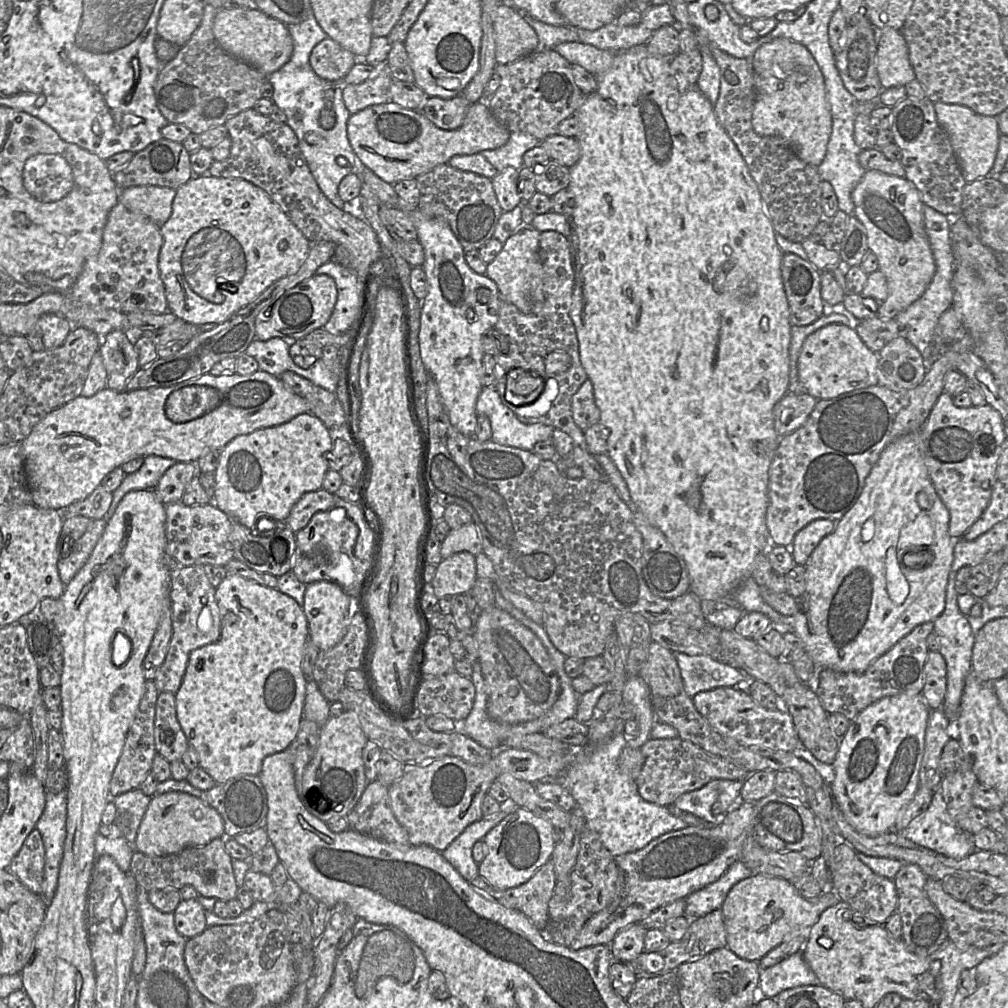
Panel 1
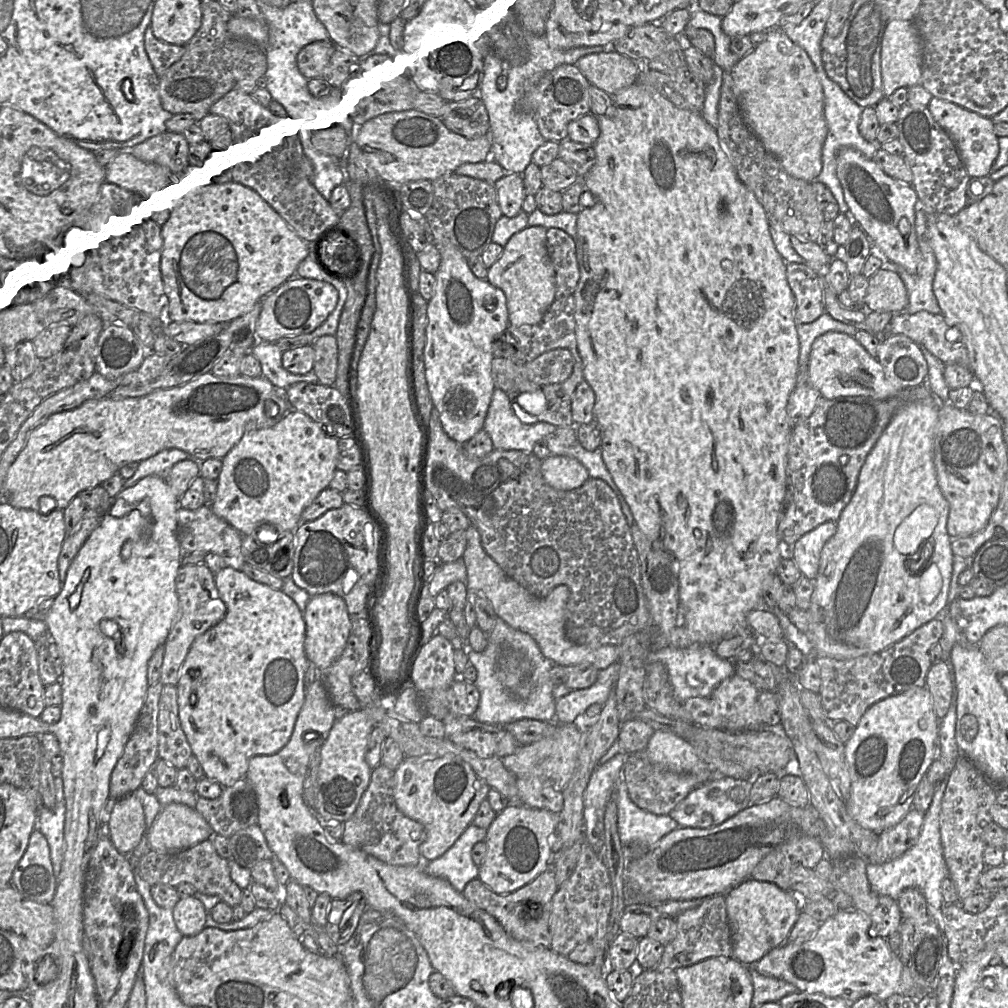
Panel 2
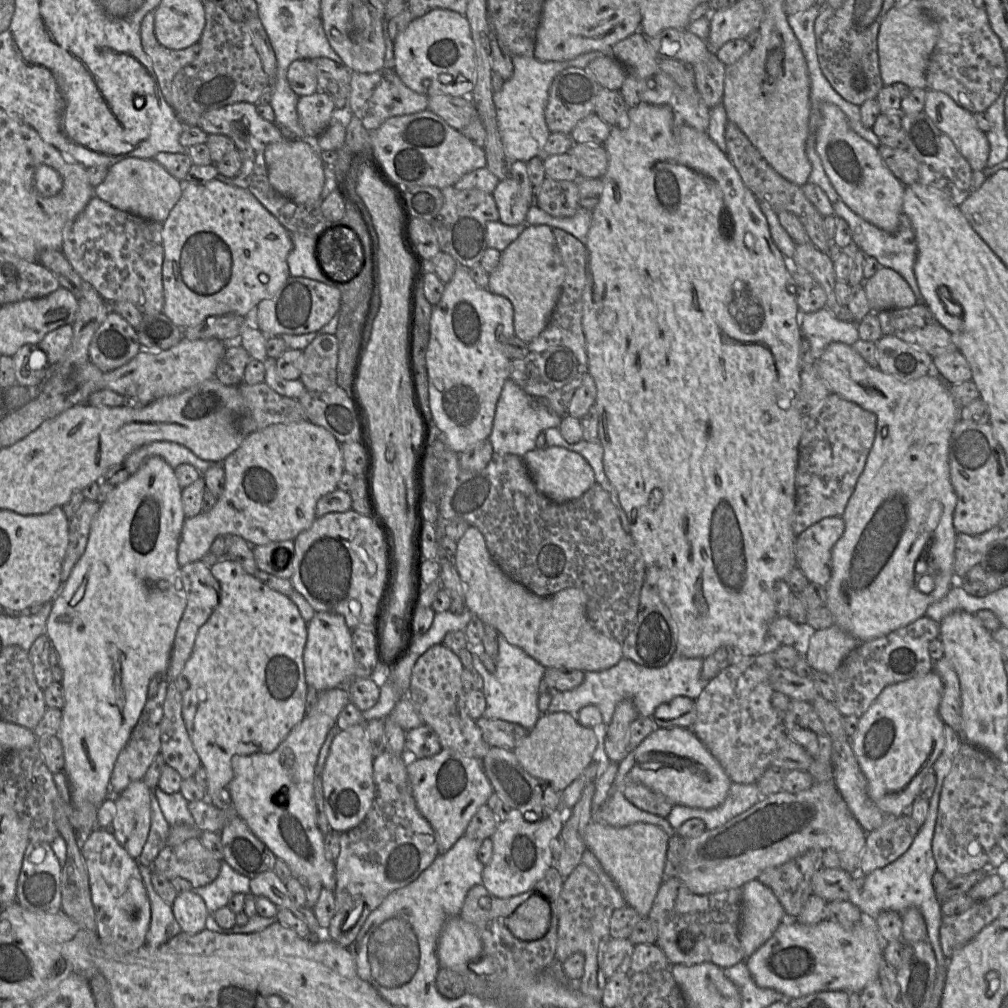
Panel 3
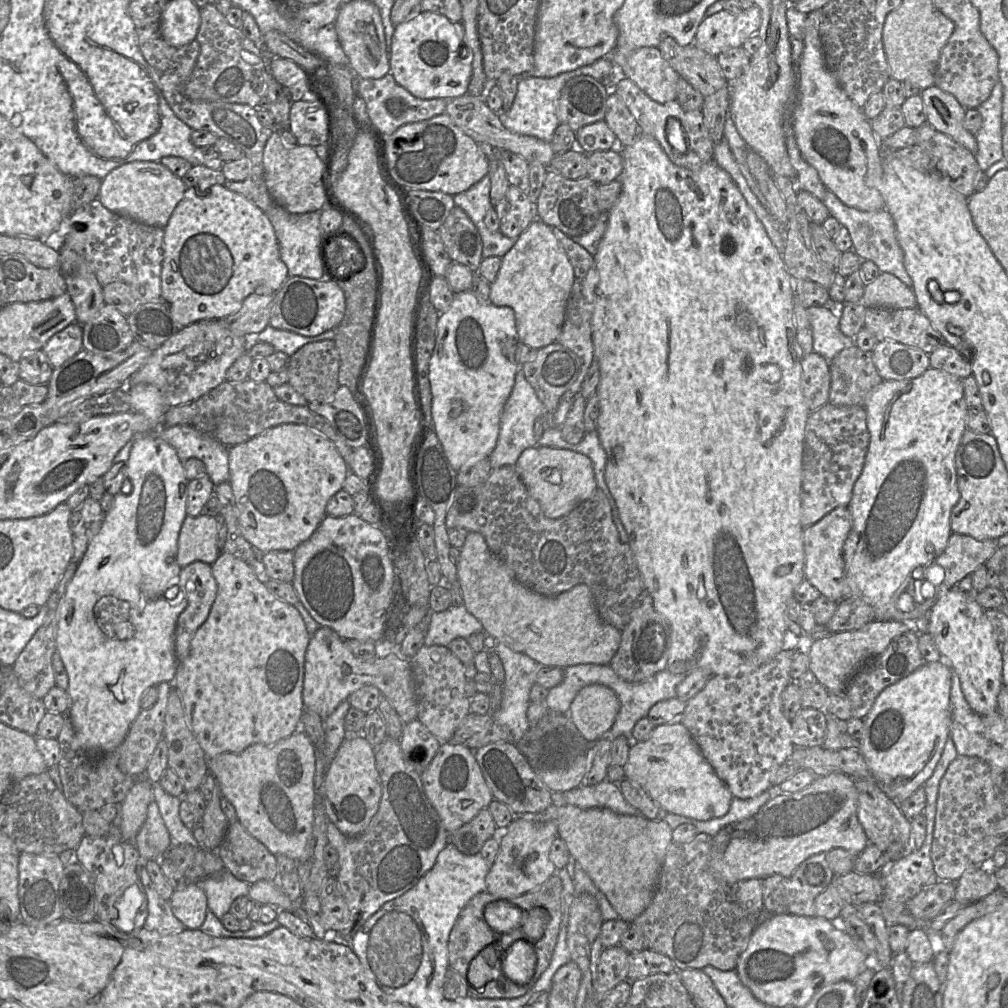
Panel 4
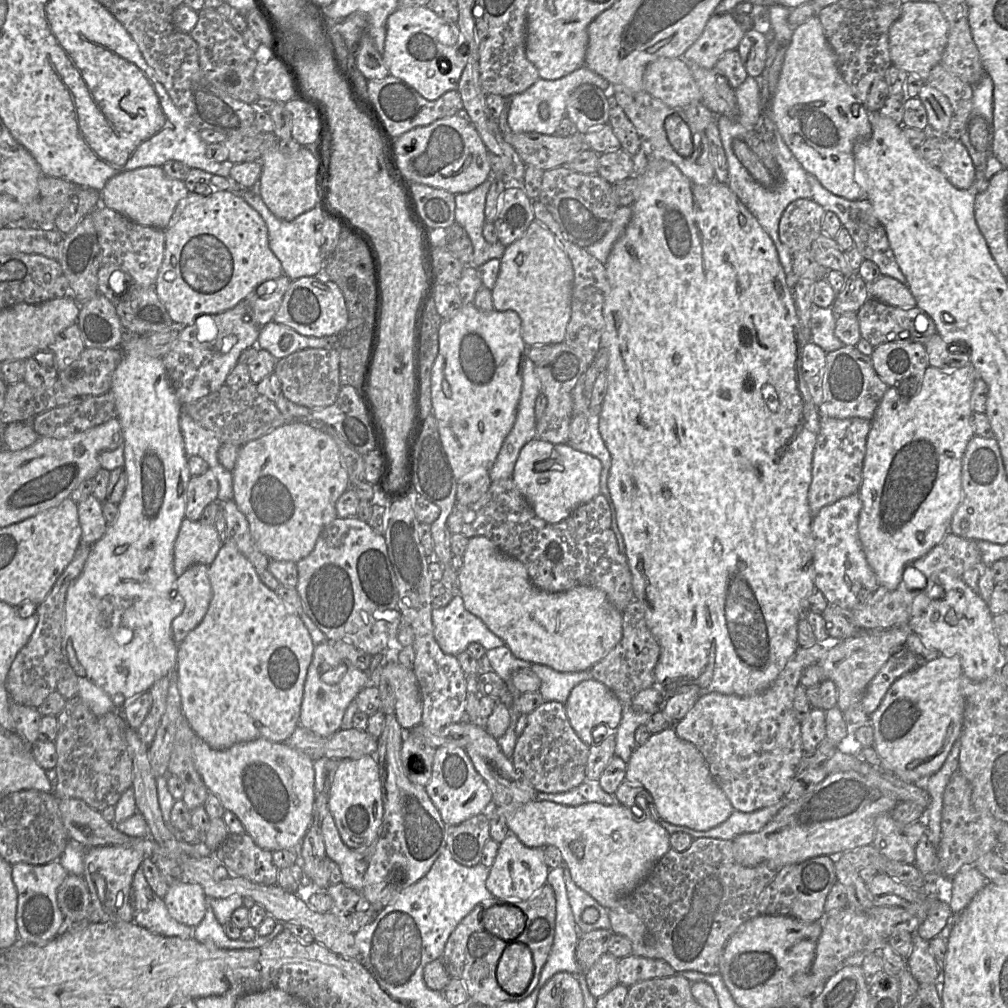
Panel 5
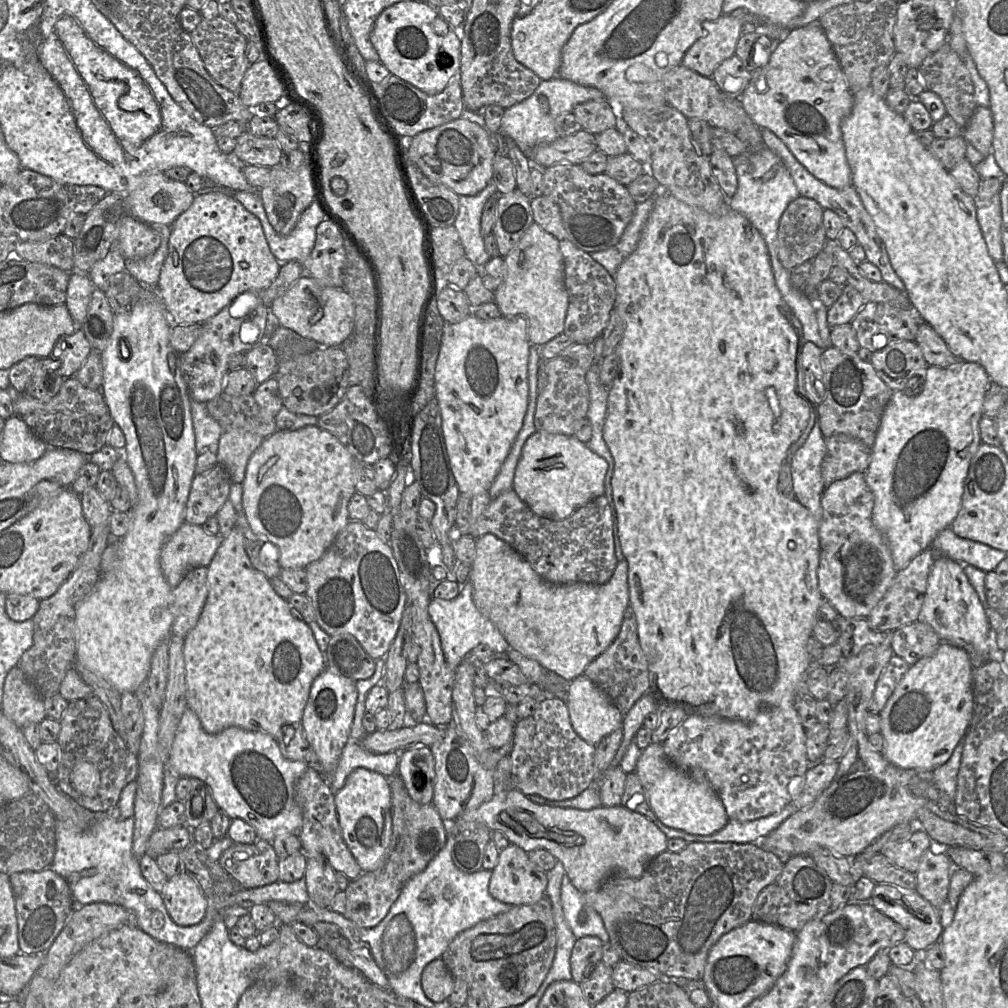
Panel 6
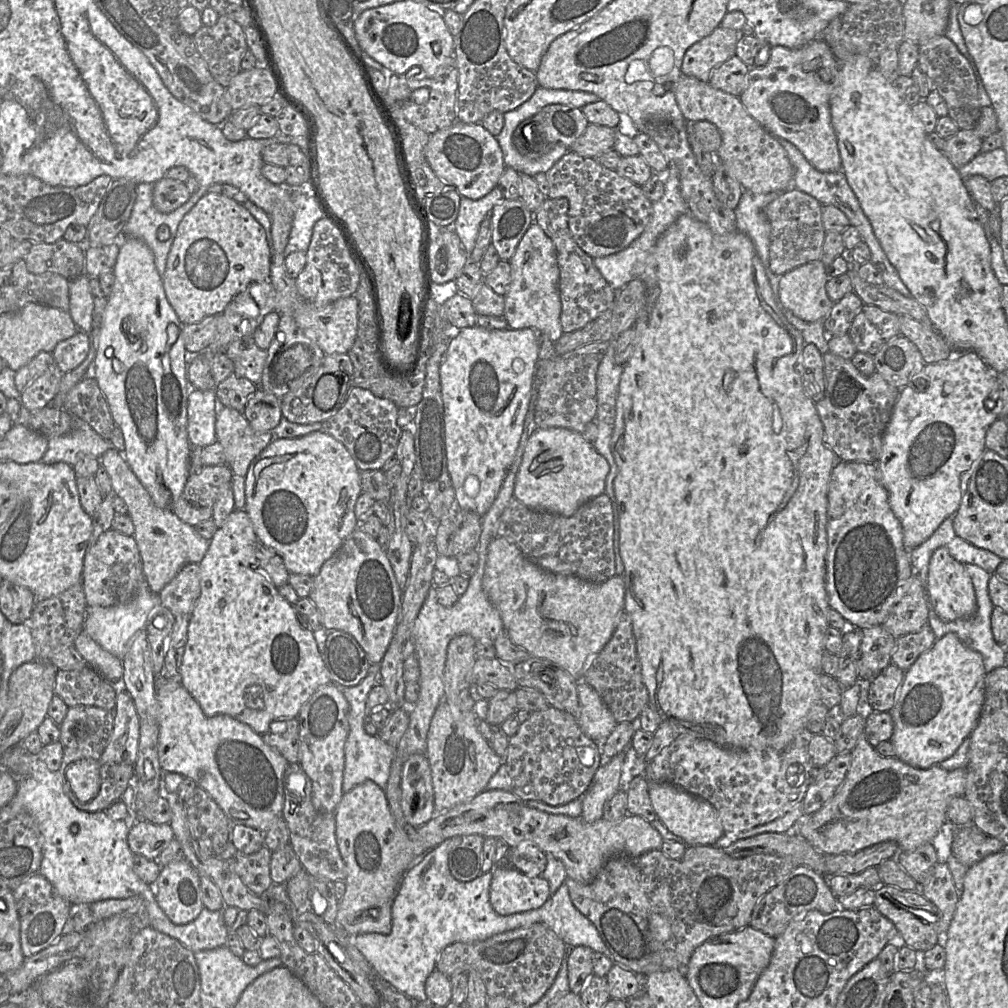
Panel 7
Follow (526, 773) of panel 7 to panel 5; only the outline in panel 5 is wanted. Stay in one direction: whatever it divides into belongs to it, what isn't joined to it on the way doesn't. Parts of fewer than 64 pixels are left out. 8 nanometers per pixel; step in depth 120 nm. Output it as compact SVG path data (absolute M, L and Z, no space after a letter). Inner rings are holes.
M544 701L527 716L527 725L518 737L512 762L537 792L564 793L586 779L589 746L573 730L565 705Z

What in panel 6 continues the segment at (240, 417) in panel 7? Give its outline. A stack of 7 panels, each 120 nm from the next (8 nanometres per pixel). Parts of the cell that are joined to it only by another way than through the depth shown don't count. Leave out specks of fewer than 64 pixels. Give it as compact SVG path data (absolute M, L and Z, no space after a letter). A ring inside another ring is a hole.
M233 429L221 434L217 460L227 470L232 482L243 482L247 463L263 440L263 437L243 429Z

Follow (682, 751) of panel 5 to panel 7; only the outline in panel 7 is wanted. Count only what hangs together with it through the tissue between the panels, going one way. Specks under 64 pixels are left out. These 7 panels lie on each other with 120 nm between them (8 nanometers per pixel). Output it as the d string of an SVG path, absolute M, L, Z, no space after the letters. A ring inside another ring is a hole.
M648 782L648 791L657 818L688 846L714 845L724 830L718 813L711 803L668 784Z

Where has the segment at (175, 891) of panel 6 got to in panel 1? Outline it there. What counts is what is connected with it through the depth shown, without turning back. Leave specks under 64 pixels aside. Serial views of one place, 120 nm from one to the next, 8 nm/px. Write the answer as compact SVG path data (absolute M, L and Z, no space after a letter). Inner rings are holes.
M182 899L173 913L176 930L186 939L198 936L208 928L205 909L196 899Z

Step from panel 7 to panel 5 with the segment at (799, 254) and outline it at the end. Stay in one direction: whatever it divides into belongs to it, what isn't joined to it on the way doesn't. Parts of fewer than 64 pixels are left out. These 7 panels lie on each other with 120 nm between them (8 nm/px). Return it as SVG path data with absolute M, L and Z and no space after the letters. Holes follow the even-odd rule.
M798 199L784 210L779 222L780 241L791 255L810 250L813 241L822 233L825 210L812 199Z

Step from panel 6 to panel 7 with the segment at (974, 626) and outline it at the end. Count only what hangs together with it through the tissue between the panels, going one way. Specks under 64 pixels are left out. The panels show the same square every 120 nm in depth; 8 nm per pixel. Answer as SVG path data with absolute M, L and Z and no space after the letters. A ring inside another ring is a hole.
M947 548L936 549L929 562L926 578L926 592L930 608L944 621L951 622L957 619L971 618L977 611L977 599L970 576L964 564L955 560Z

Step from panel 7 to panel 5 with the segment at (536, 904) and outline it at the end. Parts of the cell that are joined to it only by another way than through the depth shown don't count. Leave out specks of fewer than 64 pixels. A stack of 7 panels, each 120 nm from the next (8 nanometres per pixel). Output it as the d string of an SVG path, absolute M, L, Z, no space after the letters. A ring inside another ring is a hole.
M509 832L499 844L486 880L486 888L494 897L507 901L507 904L528 900L547 883L549 871L550 868L545 863L544 847L527 847L514 833Z

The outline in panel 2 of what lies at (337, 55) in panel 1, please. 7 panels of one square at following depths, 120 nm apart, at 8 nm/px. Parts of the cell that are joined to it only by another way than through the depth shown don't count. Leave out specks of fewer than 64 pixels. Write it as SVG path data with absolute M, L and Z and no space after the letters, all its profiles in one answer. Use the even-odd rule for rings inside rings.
M323 44L307 45L298 56L298 69L307 80L309 92L314 95L329 89L329 65L336 49Z

